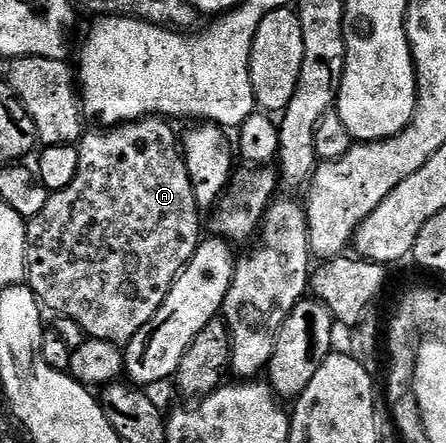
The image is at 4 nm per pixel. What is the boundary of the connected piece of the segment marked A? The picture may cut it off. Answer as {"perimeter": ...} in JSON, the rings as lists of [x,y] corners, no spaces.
{"perimeter":[[[144,117],[140,121],[126,121],[123,125],[104,127],[99,131],[89,132],[80,138],[78,152],[80,158],[76,164],[76,174],[65,189],[57,189],[49,196],[46,207],[38,211],[38,215],[27,222],[26,231],[26,271],[24,272],[26,284],[32,294],[40,300],[45,310],[53,309],[60,317],[69,317],[82,327],[85,338],[106,339],[110,343],[124,347],[146,323],[150,323],[152,316],[162,307],[170,287],[178,279],[180,272],[188,266],[188,261],[200,246],[201,209],[196,206],[194,187],[188,174],[188,168],[182,156],[181,146],[178,144],[178,133],[171,129],[169,122],[163,117]]]}

